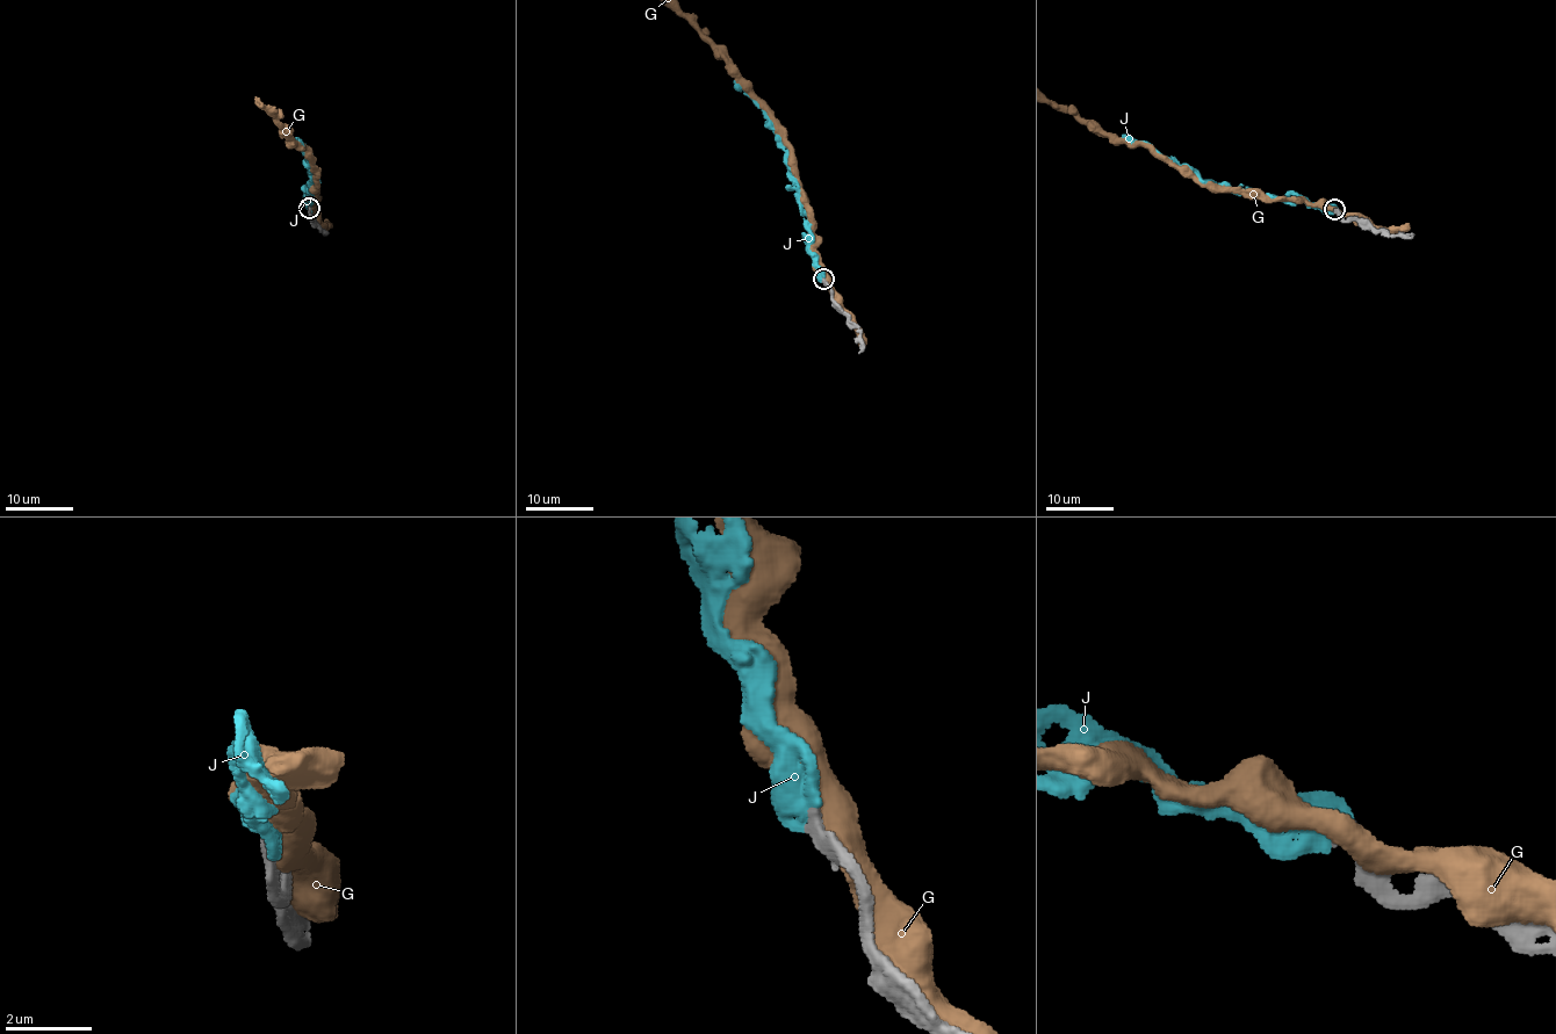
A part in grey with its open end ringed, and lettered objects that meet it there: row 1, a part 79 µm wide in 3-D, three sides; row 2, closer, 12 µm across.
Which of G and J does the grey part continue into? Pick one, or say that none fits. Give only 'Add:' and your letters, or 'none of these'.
Add: J

